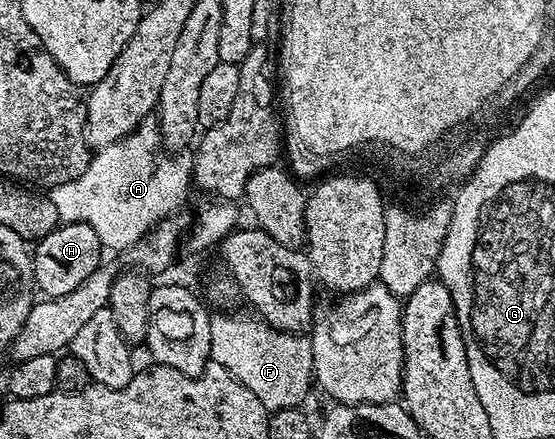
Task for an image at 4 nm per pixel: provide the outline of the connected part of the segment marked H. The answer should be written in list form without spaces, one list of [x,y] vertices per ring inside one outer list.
[[[61,223],[51,233],[47,233],[41,239],[36,240],[31,251],[31,272],[37,287],[42,291],[41,295],[58,299],[71,289],[79,289],[95,269],[102,266],[103,248],[95,229],[86,223]]]

